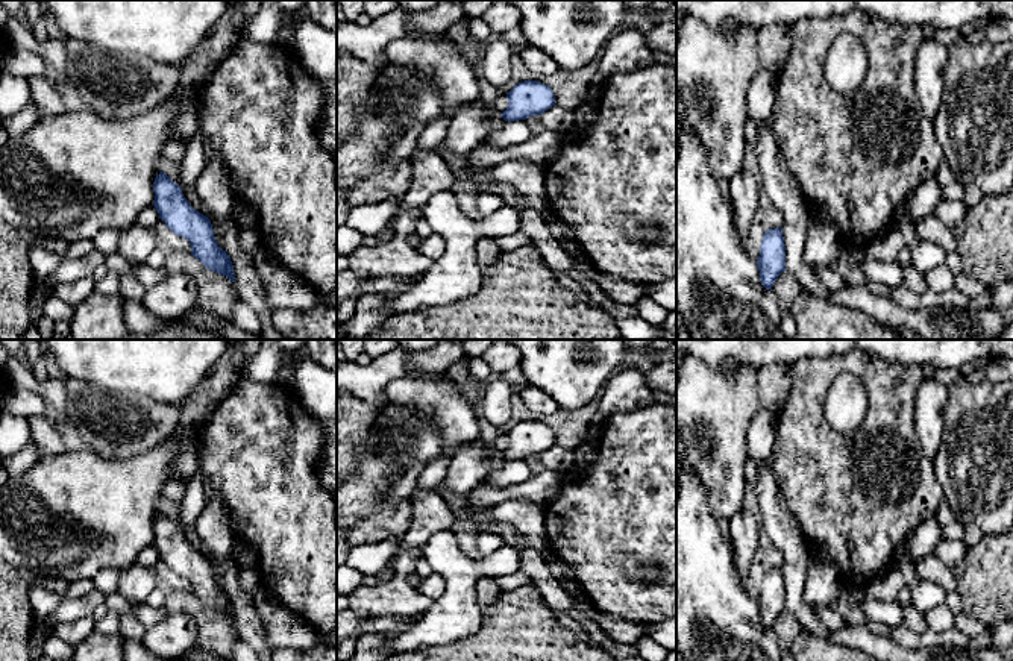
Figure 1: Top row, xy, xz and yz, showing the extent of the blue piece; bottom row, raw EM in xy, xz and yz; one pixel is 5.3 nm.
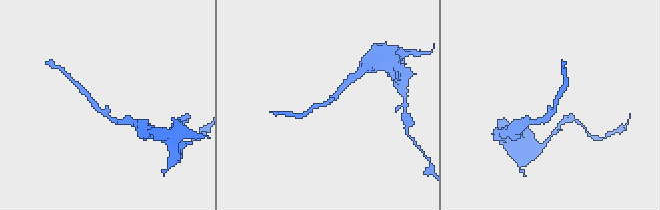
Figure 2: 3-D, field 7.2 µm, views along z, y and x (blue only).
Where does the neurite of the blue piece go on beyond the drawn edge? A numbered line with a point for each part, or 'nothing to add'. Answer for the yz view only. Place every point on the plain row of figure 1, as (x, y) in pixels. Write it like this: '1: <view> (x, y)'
nothing to add

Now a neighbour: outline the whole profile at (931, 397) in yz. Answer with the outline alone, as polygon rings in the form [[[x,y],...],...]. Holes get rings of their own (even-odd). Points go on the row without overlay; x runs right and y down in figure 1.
[[[924,377],[914,397],[914,431],[930,459],[934,459],[940,447],[946,405],[948,388],[934,377]]]

